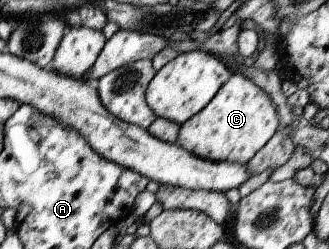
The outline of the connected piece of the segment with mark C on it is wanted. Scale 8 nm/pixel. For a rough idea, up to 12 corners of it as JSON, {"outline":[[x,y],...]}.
{"outline":[[233,73],[176,143],[247,164],[279,129],[271,97]]}

